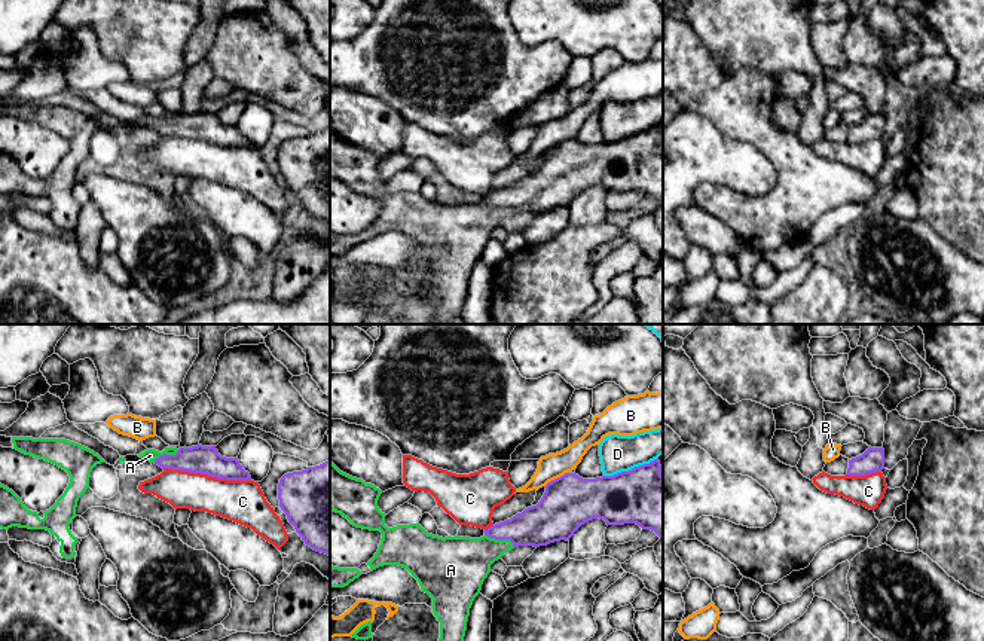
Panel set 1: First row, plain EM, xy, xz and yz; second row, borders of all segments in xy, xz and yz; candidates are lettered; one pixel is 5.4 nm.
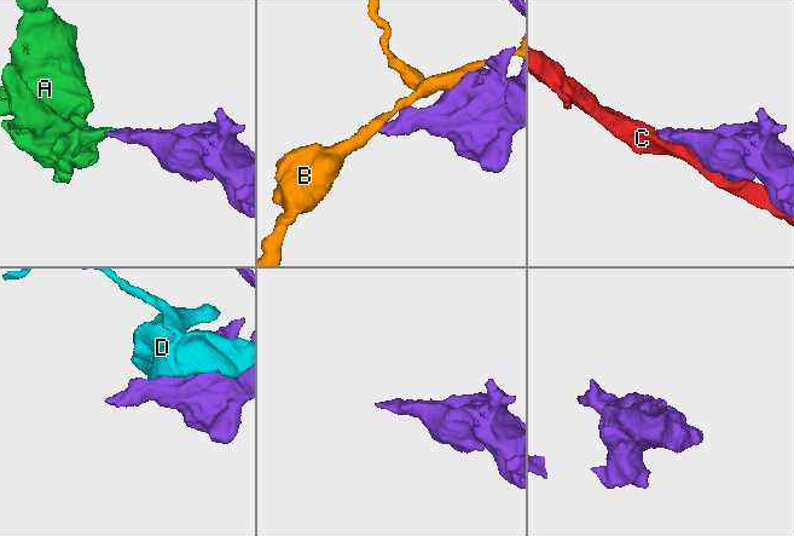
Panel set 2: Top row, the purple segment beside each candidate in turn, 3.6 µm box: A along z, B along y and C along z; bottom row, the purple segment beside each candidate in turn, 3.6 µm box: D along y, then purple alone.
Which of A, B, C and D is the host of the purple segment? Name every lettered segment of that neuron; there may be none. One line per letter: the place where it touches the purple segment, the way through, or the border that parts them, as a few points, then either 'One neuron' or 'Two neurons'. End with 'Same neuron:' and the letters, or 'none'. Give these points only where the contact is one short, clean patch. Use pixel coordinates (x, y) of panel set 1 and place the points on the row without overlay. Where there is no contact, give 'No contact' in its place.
A: Touches purple at xz (500, 205). Path across: xz (543, 191), (500, 205), (483, 219), (461, 231). One neuron
B: Touches purple at xz (555, 146). Two neurons
C: Touches purple at xy (207, 140). Two neurons
D: Touches purple at xz (632, 136). Two neurons
Same neuron: A

